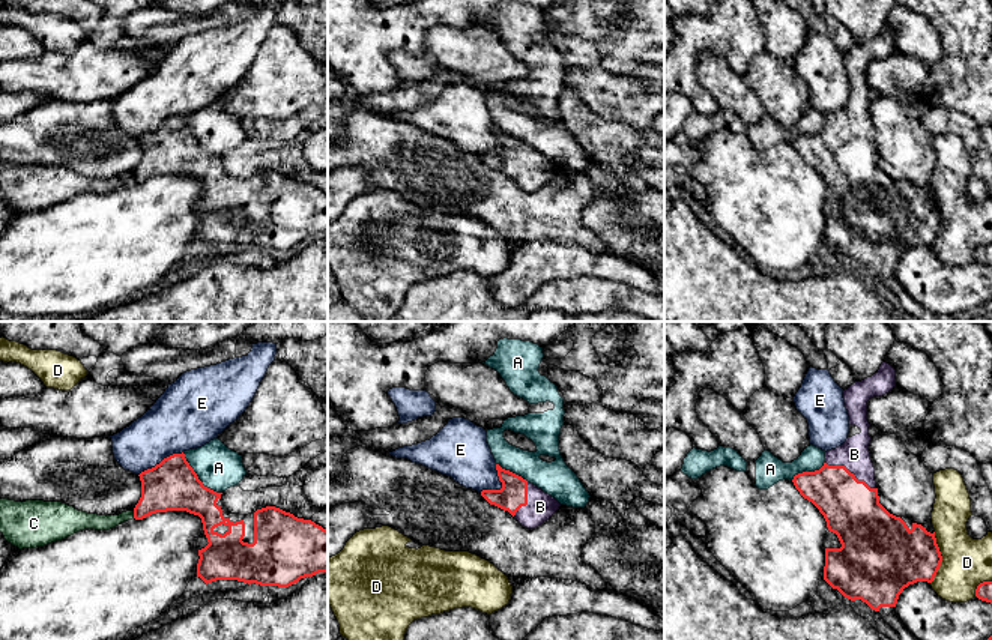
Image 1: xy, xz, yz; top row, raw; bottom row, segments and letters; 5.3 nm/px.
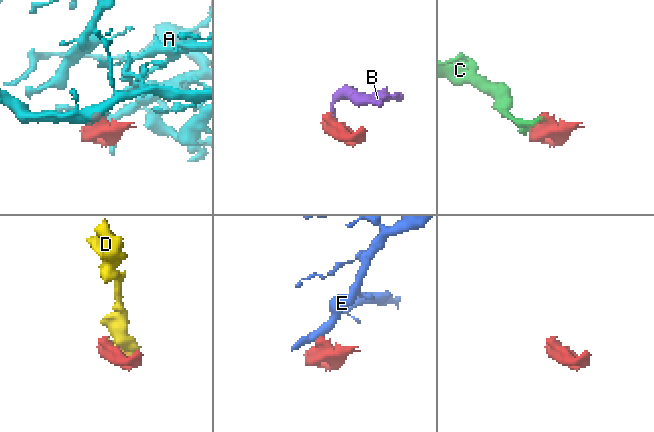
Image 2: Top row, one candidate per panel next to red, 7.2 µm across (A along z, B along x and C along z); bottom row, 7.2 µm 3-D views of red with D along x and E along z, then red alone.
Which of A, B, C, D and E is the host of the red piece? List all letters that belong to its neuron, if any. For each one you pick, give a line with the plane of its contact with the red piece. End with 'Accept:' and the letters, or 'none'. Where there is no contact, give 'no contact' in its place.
B: meets red in yz
Accept: B

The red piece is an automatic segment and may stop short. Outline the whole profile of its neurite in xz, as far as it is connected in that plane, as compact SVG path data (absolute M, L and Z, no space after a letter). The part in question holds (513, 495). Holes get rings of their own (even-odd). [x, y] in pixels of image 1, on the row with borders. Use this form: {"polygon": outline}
{"polygon": "M496 464L496 470L502 488L482 490L481 496L490 505L508 511L522 526L535 529L559 509L561 503L537 485L499 464Z"}

